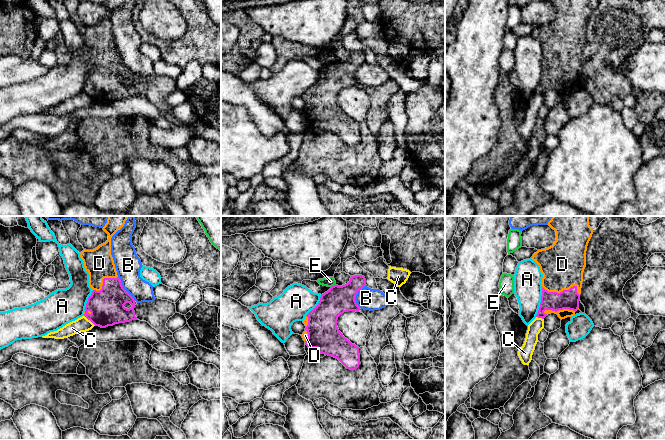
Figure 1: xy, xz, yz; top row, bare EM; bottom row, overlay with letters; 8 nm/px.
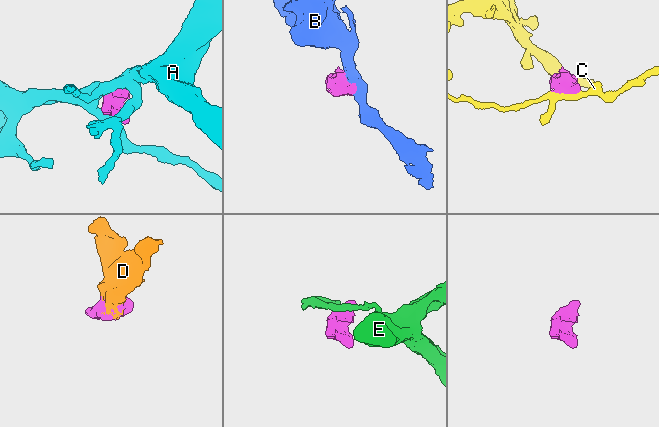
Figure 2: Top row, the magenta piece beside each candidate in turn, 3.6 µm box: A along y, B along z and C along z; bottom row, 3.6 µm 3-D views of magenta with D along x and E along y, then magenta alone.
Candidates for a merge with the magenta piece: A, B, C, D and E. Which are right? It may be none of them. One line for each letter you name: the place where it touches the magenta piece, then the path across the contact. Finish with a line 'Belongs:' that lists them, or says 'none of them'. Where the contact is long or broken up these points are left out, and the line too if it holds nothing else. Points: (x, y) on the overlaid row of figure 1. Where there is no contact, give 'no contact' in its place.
D: contact yz (563, 290)
Belongs: D

